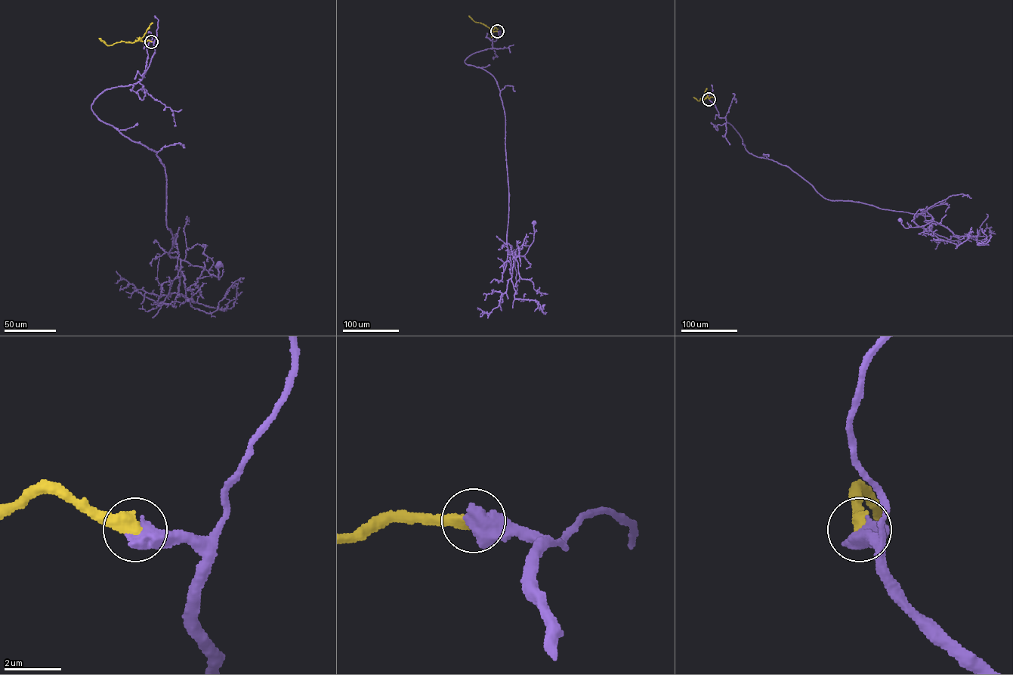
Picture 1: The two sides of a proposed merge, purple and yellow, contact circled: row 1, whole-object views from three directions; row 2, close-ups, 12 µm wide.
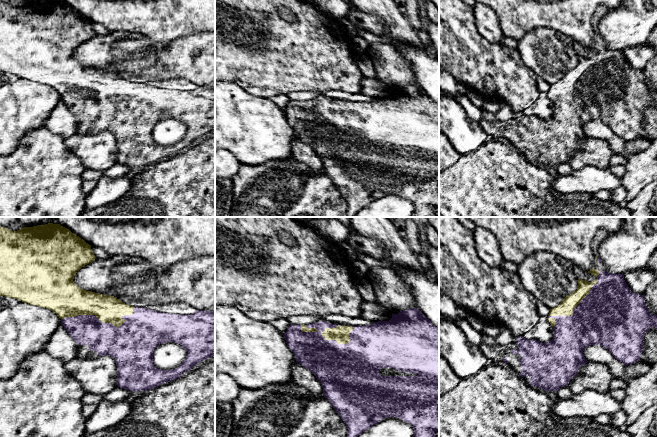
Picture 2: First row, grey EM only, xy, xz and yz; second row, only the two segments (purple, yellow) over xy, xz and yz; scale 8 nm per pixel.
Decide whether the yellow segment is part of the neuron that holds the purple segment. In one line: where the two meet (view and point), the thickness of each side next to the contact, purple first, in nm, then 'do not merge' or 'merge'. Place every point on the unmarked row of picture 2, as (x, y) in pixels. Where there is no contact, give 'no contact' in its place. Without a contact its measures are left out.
meets purple in yz at (575, 83); 460 nm thick on the purple side, 130 nm on the other; merge

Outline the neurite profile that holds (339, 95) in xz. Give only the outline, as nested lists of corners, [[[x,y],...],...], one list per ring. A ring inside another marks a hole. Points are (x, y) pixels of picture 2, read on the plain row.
[[[325,89],[320,92],[324,97],[336,100],[338,102],[363,102],[368,100],[368,97],[361,94],[361,93],[349,93],[343,90],[336,90],[336,89]]]

